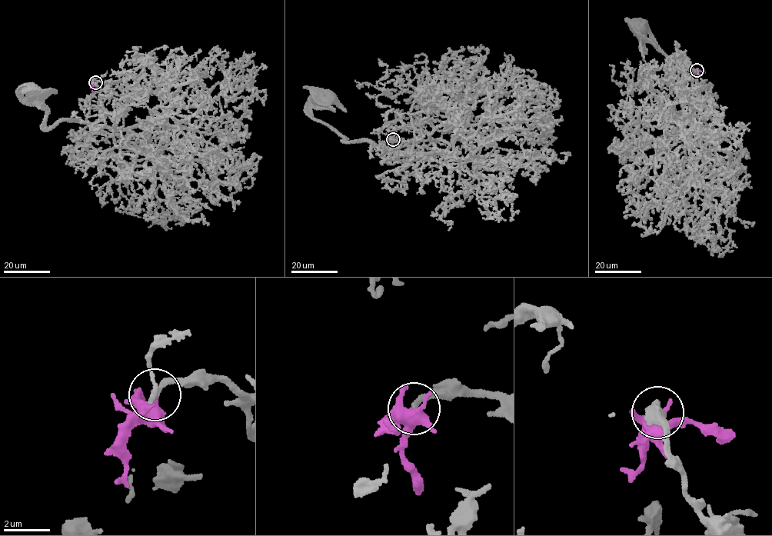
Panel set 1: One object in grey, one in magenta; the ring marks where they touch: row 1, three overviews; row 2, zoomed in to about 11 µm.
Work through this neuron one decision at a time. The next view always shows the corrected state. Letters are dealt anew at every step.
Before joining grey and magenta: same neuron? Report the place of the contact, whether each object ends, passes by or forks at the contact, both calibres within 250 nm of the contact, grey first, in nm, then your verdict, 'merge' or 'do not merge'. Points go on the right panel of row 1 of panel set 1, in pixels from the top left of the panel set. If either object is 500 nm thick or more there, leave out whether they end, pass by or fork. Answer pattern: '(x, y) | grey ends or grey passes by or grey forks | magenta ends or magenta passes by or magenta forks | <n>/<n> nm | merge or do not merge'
(697, 70) | grey ends | magenta passes by | 240/260 nm | do not merge

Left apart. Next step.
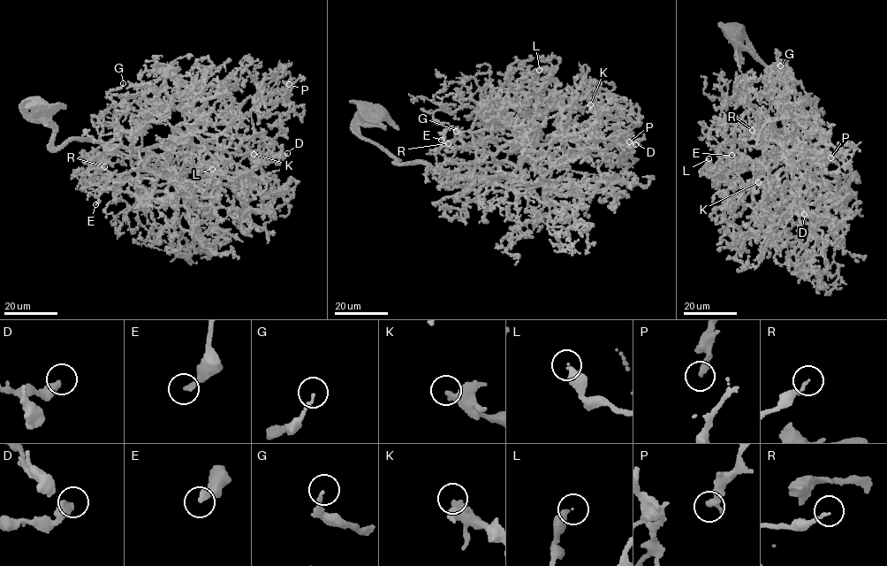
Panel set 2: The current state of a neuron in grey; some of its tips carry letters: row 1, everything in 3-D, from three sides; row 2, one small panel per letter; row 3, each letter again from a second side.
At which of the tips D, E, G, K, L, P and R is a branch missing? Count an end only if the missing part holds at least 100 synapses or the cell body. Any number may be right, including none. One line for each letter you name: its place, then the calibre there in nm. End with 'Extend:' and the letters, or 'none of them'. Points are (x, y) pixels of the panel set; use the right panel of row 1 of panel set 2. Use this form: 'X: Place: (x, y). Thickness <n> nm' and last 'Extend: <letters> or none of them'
Extend: none of them

